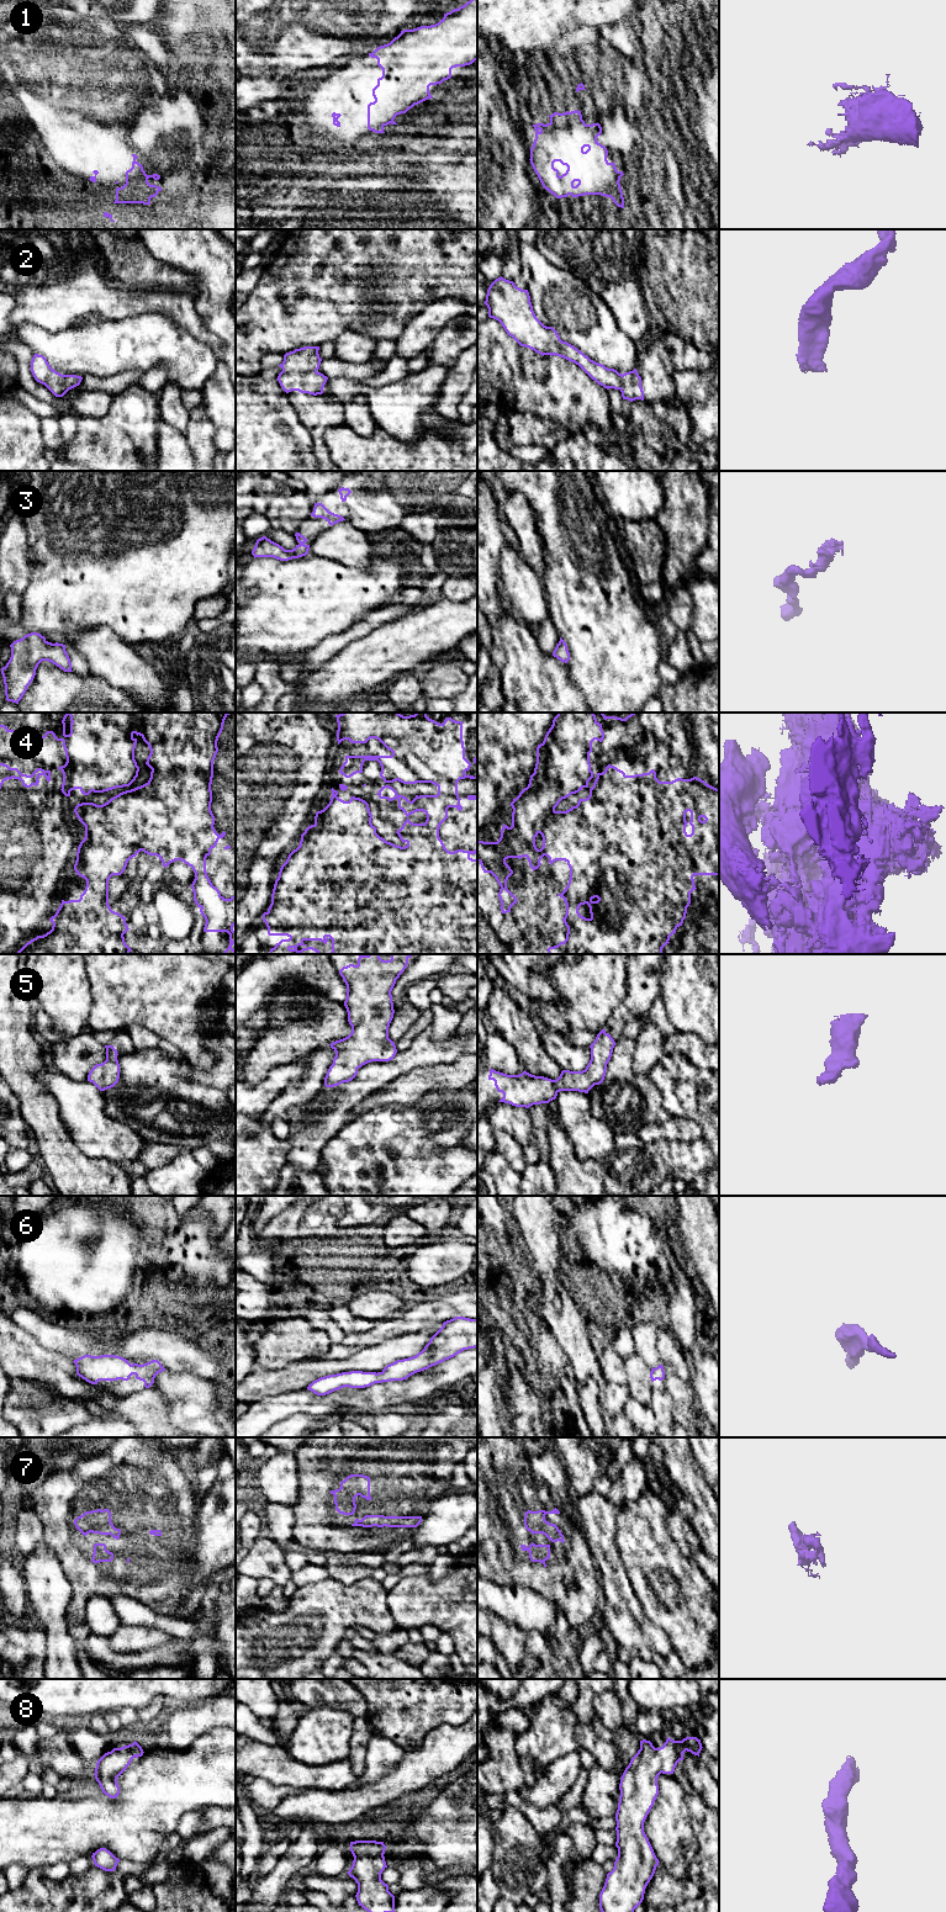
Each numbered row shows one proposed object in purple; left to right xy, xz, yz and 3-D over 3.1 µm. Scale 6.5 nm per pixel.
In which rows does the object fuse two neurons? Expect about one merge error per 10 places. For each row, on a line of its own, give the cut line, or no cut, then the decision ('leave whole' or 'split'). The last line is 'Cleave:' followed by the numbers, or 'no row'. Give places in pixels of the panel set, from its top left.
1: cut none; leave whole
2: cut none; leave whole
3: cut none; leave whole
4: cut none; leave whole
5: cut none; leave whole
6: cut none; leave whole
7: cut none; leave whole
8: cut none; leave whole
Cleave: no row

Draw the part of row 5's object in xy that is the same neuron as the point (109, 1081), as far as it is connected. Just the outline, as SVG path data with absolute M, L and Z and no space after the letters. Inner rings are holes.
M105 1045L106 1060L96 1064L88 1075L88 1081L93 1082L100 1091L113 1087L120 1079L120 1064L117 1050L113 1045Z

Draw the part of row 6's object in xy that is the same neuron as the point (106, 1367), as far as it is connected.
M84 1355L73 1362L76 1366L76 1375L91 1384L97 1384L99 1381L128 1381L134 1375L137 1379L144 1382L146 1388L149 1388L155 1376L165 1371L158 1360L131 1365L128 1360L116 1355Z

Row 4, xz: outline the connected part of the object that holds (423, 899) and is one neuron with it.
M342 713L335 717L338 745L344 740L352 743L366 743L370 738L376 738L392 752L391 756L345 756L339 773L350 778L363 773L365 761L380 763L380 777L386 784L377 795L389 801L398 800L398 809L405 812L407 820L396 833L402 843L407 844L396 846L380 837L371 823L369 804L355 796L344 801L332 788L329 804L316 812L315 823L301 835L300 846L289 854L275 880L271 904L263 913L263 921L269 936L289 938L276 943L270 949L270 954L318 954L318 949L303 942L321 941L327 944L329 938L332 939L331 954L477 954L477 859L470 857L477 854L477 849L450 852L439 837L439 827L448 819L448 809L463 810L458 782L476 778L465 774L471 763L465 758L463 721L446 717L443 724L439 724L429 719L427 713L409 716L400 713ZM397 780L403 784L432 783L438 786L438 794L416 795L409 801L389 785ZM417 811L427 815L424 823L413 823L408 820L408 816Z

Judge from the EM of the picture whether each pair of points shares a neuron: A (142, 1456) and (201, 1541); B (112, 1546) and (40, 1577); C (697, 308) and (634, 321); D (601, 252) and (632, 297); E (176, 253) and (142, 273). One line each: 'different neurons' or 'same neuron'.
A: different neurons
B: different neurons
C: different neurons
D: same neuron
E: different neurons

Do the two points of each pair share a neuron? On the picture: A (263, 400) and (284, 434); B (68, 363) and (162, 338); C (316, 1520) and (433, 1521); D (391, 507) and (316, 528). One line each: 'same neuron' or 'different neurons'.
A: same neuron
B: same neuron
C: different neurons
D: same neuron

